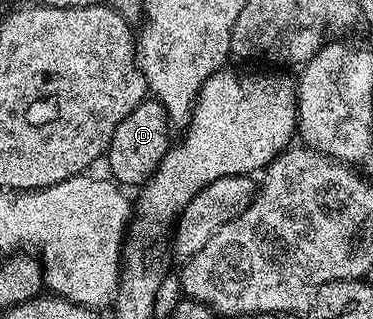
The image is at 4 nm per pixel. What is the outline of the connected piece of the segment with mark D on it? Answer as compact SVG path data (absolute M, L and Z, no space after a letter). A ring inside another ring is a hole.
M147 97L140 105L136 105L136 109L132 109L132 113L128 113L128 117L116 125L116 133L112 133L110 147L104 156L104 163L110 166L109 174L113 182L126 189L138 189L147 183L172 146L170 131L172 132L170 118L166 115L164 105L157 99Z

